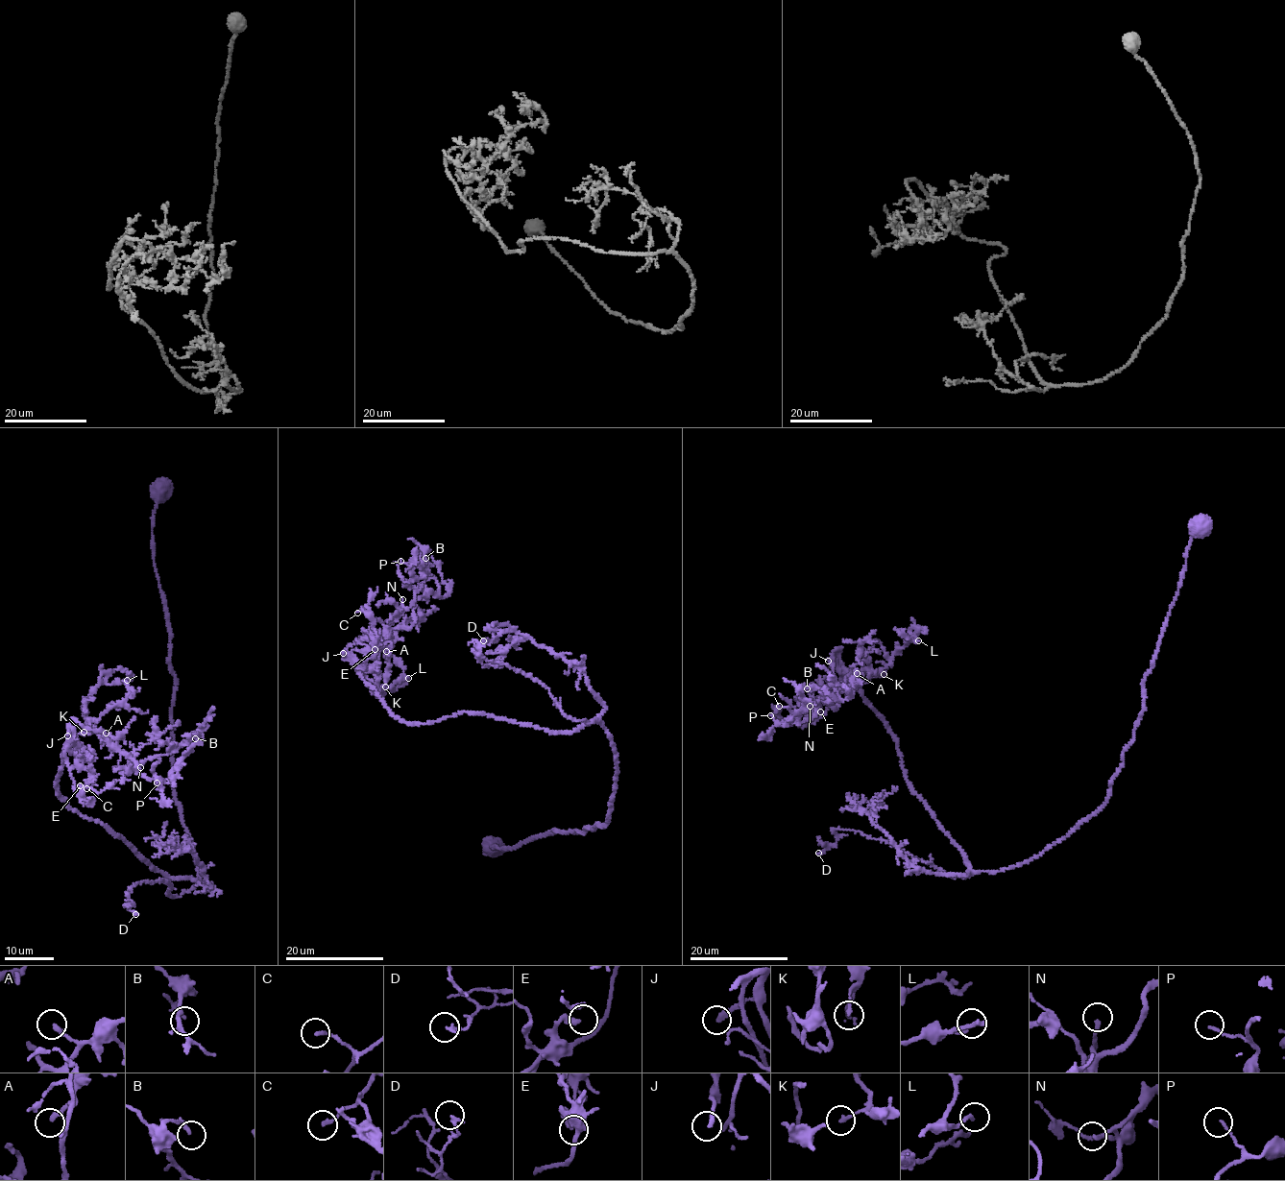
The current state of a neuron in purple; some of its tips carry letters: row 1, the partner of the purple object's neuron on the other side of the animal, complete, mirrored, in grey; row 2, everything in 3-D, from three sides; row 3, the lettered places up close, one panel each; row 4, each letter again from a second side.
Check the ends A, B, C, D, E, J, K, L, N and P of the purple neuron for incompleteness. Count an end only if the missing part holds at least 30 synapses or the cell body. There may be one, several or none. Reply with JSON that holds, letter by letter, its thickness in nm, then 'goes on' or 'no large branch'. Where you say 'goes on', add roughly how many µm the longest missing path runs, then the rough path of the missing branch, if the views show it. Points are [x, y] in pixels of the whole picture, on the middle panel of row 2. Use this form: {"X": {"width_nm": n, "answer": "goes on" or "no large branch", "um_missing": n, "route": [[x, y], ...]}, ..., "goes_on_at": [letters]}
{"A": {"width_nm": 240, "answer": "no large branch"}, "B": {"width_nm": 150, "answer": "no large branch"}, "C": {"width_nm": 190, "answer": "no large branch"}, "D": {"width_nm": 160, "answer": "no large branch"}, "E": {"width_nm": 200, "answer": "no large branch"}, "J": {"width_nm": 240, "answer": "goes on", "um_missing": 35, "route": [[343, 653], [337, 634], [349, 614], [381, 611], [374, 573], [390, 574]]}, "K": {"width_nm": 180, "answer": "no large branch"}, "L": {"width_nm": 150, "answer": "no large branch"}, "N": {"width_nm": 180, "answer": "no large branch"}, "P": {"width_nm": 140, "answer": "no large branch"}, "goes_on_at": ["J"]}

